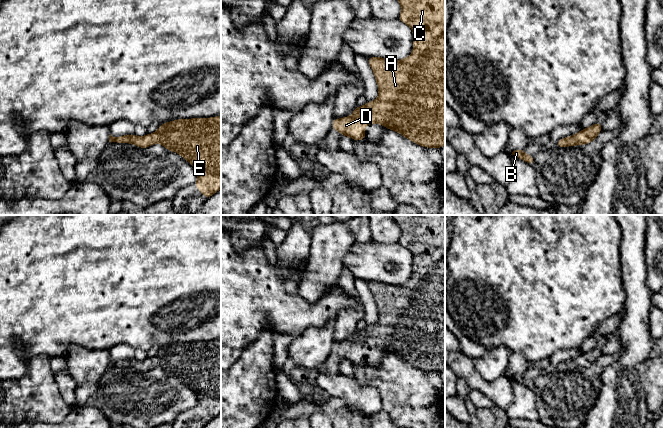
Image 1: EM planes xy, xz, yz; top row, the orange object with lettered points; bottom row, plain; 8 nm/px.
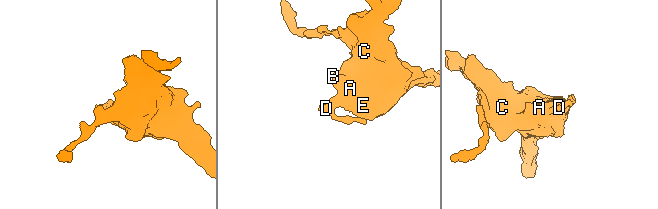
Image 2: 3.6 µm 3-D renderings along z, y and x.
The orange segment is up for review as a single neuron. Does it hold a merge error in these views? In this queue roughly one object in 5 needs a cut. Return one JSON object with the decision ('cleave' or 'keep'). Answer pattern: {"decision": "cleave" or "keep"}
{"decision": "keep"}

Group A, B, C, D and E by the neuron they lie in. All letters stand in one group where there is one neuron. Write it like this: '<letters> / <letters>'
A B C D E

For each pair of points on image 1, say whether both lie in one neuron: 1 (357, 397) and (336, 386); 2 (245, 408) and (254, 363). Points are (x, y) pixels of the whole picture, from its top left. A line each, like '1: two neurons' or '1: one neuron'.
1: one neuron
2: one neuron

